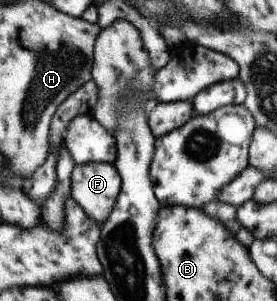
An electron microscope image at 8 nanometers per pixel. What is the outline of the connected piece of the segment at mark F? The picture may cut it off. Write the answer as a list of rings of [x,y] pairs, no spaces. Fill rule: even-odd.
[[[113,163],[77,164],[72,170],[70,196],[93,221],[104,224],[115,208],[121,183]]]

